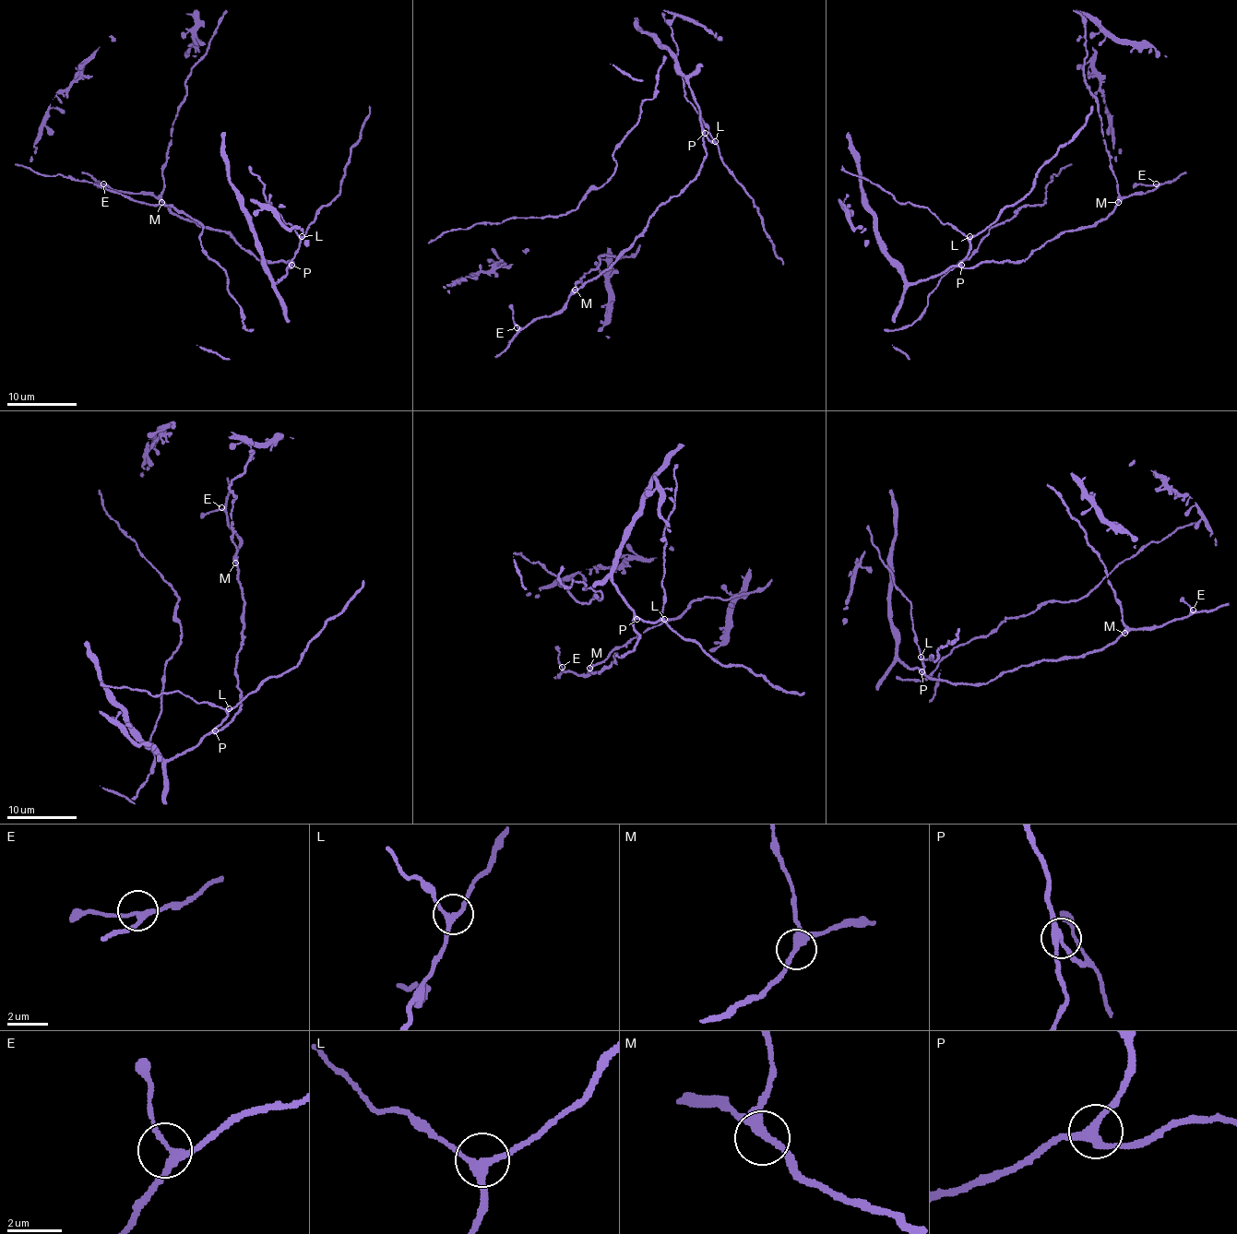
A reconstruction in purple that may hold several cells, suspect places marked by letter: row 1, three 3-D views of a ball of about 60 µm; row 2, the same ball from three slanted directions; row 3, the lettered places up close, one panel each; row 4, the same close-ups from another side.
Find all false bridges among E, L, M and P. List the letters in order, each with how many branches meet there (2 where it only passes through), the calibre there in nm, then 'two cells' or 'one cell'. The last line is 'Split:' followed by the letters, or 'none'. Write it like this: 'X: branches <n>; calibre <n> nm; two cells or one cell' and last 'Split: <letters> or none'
E: branches 3; calibre 220 nm; one cell
L: branches 3; calibre 200 nm; one cell
M: branches 3; calibre 280 nm; one cell
P: branches 3; calibre 300 nm; one cell
Split: none

